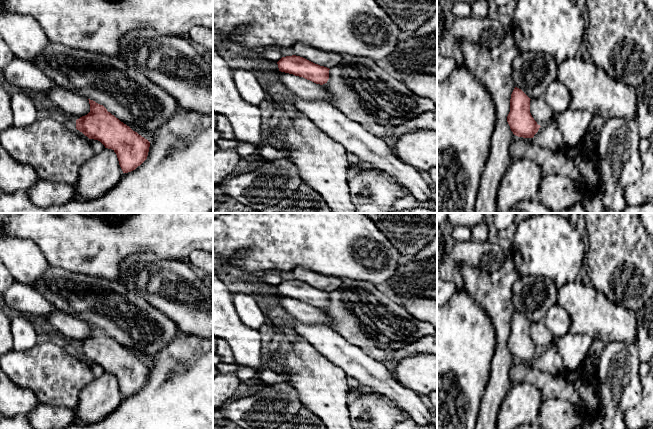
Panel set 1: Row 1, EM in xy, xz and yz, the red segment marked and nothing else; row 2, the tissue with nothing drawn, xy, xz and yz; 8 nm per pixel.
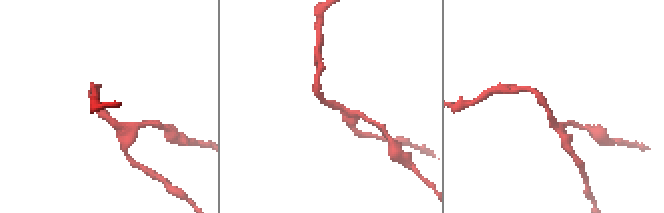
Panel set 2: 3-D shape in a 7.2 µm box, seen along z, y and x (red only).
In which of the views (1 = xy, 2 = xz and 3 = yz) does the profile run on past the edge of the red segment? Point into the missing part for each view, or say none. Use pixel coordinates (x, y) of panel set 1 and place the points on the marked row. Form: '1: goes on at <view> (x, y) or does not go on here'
1: does not go on here
2: does not go on here
3: does not go on here

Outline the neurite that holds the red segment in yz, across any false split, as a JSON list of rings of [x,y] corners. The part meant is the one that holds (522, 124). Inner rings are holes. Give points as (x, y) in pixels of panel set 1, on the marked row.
[[[514,88],[507,122],[513,134],[518,137],[533,138],[541,127],[530,113],[530,100],[521,89]]]

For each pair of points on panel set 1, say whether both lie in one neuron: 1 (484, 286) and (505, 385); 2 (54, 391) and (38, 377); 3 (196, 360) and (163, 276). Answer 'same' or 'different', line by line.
1: same
2: same
3: different

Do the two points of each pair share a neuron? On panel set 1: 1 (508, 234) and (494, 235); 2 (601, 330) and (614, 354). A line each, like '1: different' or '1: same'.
1: same
2: different

